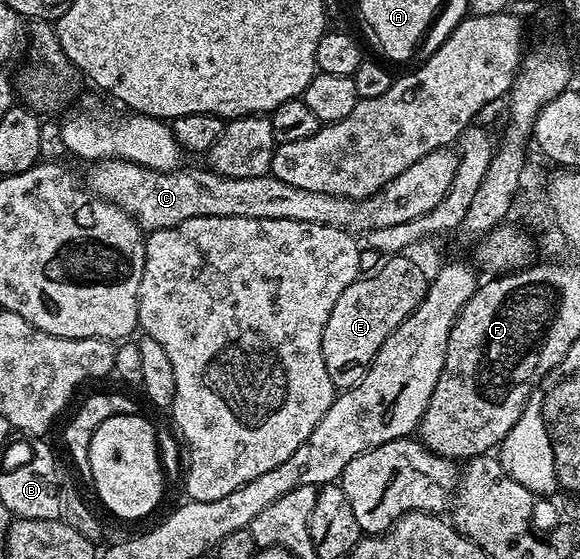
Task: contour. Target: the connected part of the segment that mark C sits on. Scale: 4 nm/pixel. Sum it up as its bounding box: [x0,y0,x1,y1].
[88,148,458,233]

